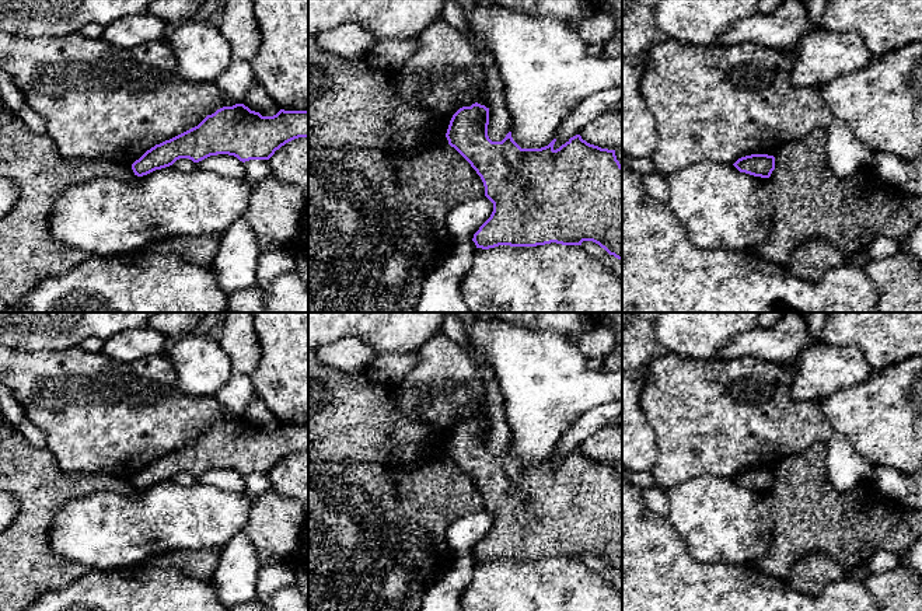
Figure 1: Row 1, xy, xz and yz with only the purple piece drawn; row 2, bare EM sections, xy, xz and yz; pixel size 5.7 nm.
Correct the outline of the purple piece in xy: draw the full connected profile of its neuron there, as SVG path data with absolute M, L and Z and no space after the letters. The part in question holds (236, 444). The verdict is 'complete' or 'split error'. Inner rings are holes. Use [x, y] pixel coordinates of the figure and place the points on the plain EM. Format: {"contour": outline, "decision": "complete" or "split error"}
{"contour": "M235 418L217 423L214 427L207 429L198 440L156 458L132 478L132 483L135 489L143 490L156 483L170 481L179 472L199 476L217 468L234 469L242 476L269 474L276 464L298 451L308 451L308 425L280 423L273 430L262 430L244 418Z", "decision": "complete"}

